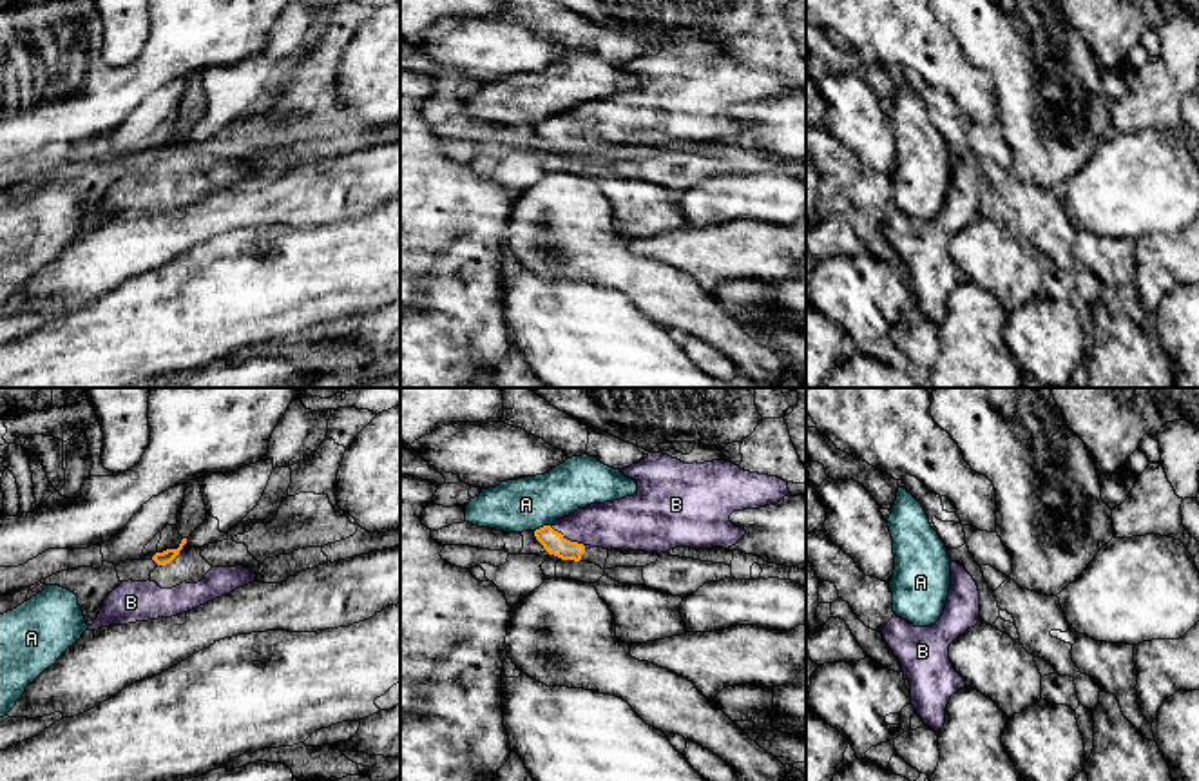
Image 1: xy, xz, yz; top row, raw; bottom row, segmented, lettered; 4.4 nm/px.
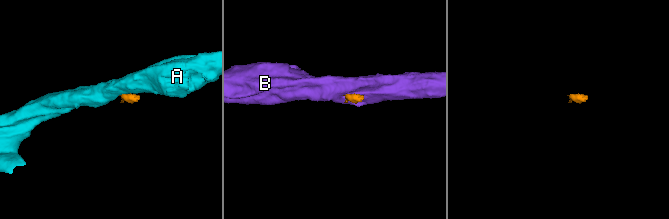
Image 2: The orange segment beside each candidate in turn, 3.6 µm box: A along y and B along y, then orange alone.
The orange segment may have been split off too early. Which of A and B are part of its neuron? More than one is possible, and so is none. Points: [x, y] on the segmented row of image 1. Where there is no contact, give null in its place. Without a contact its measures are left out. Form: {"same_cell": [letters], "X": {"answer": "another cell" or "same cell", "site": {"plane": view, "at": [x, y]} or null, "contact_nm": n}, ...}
{"same_cell": ["B"], "A": {"answer": "another cell", "site": {"plane": "xz", "at": [544, 526]}, "contact_nm": 80}, "B": {"answer": "same cell", "site": {"plane": "xz", "at": [565, 539]}, "contact_nm": 170}}

